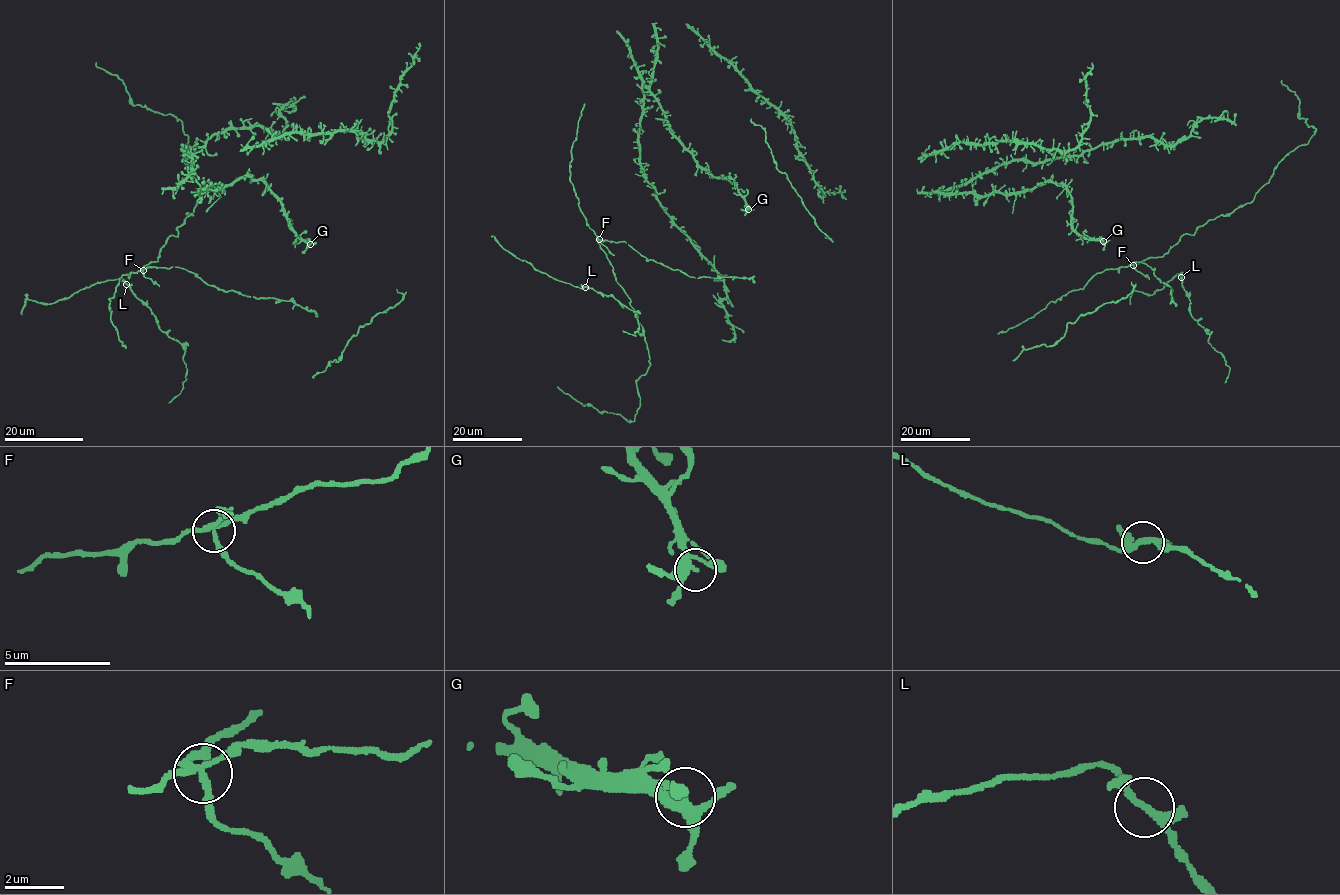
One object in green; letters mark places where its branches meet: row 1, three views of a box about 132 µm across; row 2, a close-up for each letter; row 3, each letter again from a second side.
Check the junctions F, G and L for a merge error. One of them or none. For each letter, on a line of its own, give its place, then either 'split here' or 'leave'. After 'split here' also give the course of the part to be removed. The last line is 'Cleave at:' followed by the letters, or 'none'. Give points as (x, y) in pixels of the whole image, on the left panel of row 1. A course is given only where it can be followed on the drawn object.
F: place (143, 270); split here; course (143, 270), (145, 277), (159, 287)
G: place (310, 244); leave
L: place (126, 284); leave
Cleave at: F

